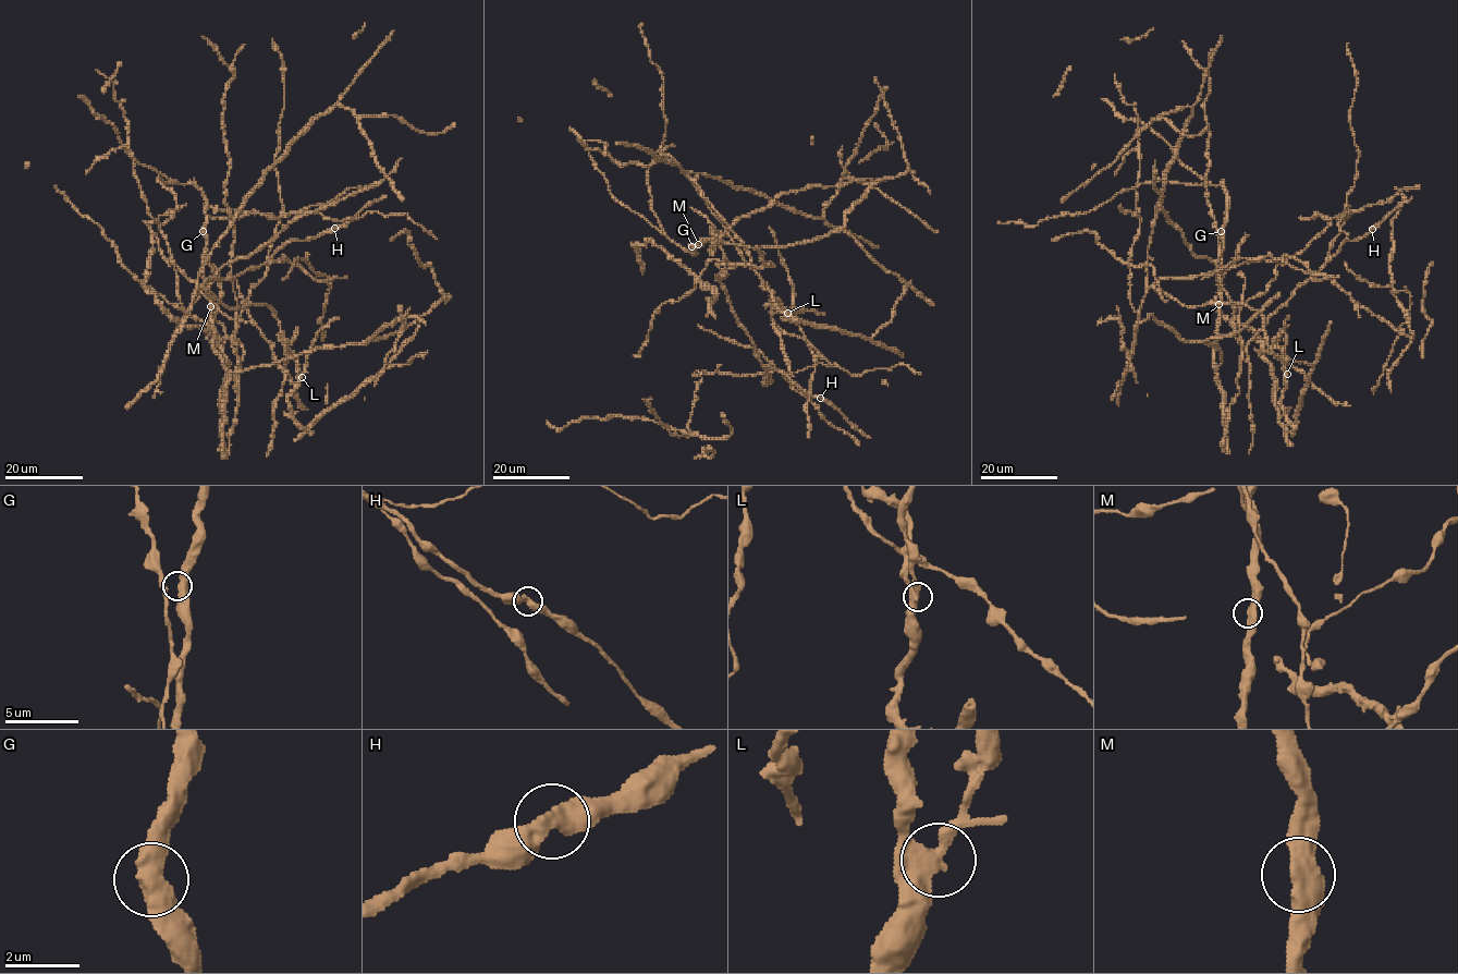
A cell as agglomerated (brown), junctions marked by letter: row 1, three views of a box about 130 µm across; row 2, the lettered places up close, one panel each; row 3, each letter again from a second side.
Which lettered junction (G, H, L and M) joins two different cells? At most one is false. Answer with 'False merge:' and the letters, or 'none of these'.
False merge: none of these

